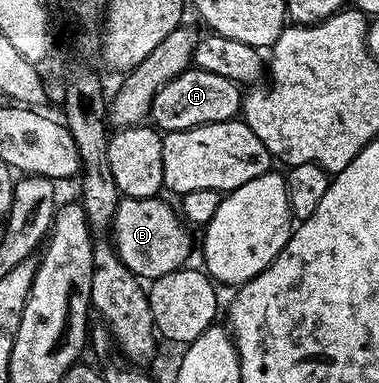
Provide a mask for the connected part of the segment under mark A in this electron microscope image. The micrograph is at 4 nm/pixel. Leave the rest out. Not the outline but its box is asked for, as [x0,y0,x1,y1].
[150,69,242,132]

